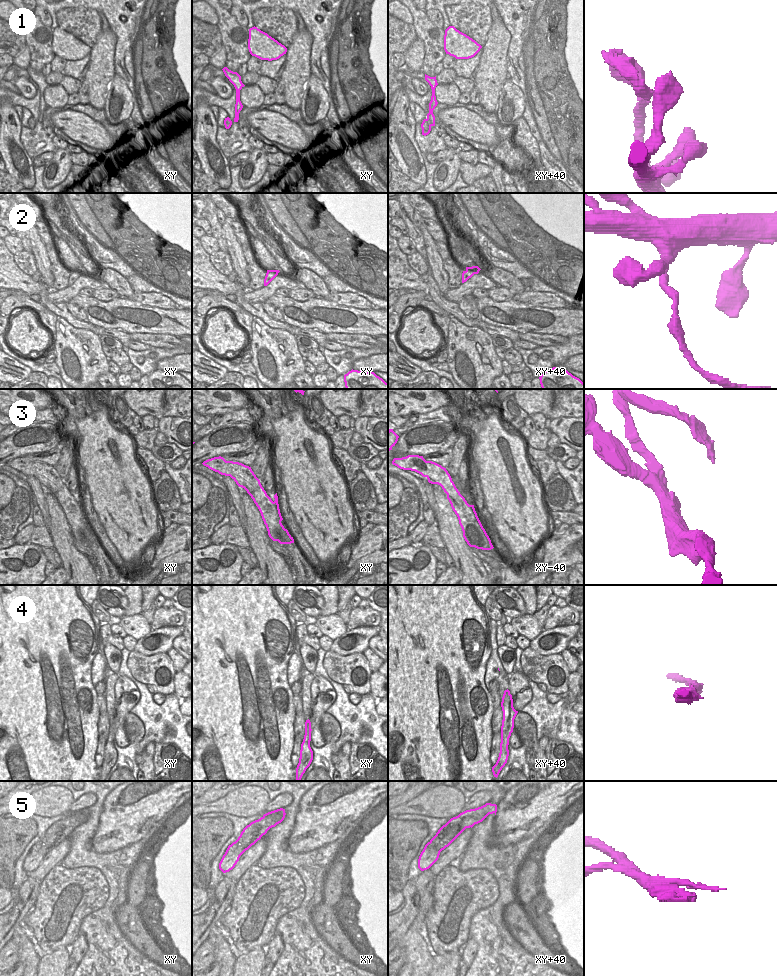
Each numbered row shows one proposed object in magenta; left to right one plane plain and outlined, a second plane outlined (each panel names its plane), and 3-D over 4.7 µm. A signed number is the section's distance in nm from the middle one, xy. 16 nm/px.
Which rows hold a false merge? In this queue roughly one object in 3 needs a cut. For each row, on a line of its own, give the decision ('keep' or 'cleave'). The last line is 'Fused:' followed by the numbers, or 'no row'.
1: keep
2: cleave
3: cleave
4: keep
5: cleave
Fused: 2, 3, 5

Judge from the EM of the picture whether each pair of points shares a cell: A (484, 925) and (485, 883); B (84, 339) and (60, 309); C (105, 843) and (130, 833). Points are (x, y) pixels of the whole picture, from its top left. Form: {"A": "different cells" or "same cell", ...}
{"A": "different cells", "B": "different cells", "C": "same cell"}

